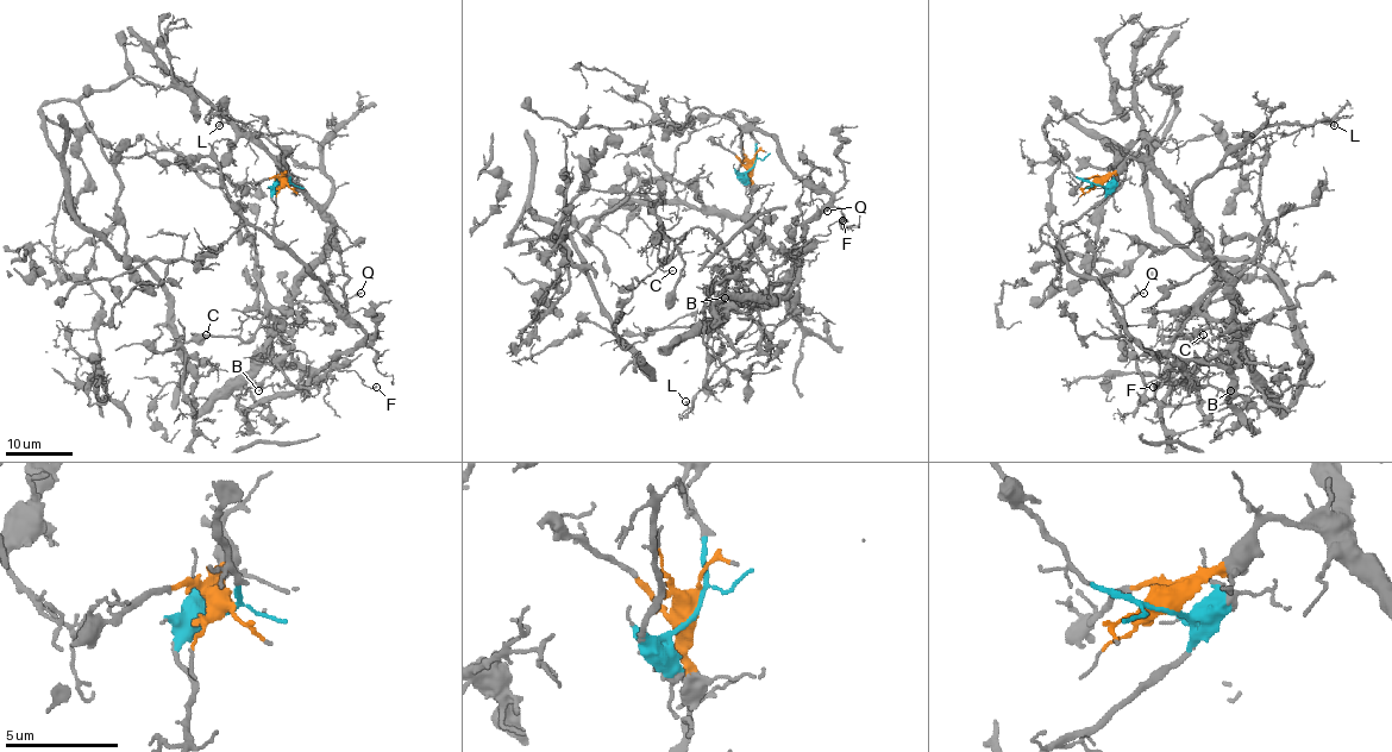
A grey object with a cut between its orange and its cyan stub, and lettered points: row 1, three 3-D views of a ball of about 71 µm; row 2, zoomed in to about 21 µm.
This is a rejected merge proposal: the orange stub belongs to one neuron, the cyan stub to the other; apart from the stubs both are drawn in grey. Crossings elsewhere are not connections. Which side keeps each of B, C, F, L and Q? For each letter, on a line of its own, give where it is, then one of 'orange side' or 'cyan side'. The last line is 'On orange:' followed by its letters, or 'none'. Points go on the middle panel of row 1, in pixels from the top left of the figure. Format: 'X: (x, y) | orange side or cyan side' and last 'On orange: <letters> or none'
B: (725, 298) | cyan side
C: (672, 270) | orange side
F: (842, 220) | cyan side
L: (685, 401) | orange side
Q: (827, 211) | cyan side
On orange: C, L

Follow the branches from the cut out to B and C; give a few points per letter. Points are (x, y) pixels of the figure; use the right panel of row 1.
B: (1097, 185), (1103, 196), (1061, 229), (1064, 259), (1109, 292), (1110, 311), (1146, 349), (1217, 364), (1229, 390)
C: (1097, 185), (1142, 160), (1179, 196), (1226, 280), (1231, 314), (1195, 314), (1160, 337), (1203, 336)

